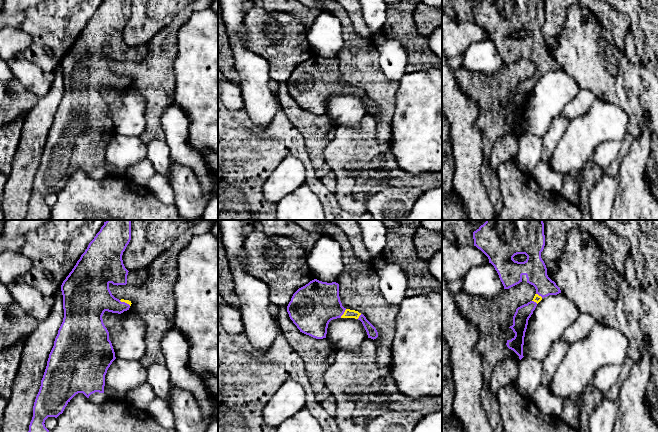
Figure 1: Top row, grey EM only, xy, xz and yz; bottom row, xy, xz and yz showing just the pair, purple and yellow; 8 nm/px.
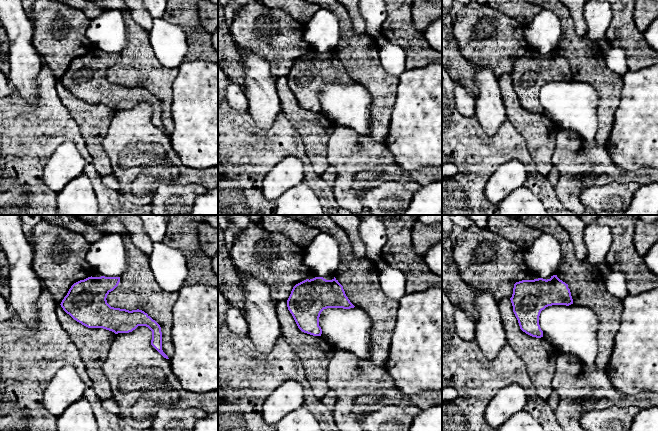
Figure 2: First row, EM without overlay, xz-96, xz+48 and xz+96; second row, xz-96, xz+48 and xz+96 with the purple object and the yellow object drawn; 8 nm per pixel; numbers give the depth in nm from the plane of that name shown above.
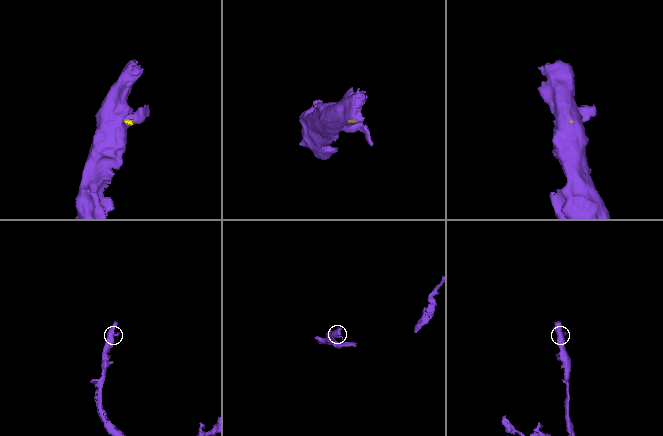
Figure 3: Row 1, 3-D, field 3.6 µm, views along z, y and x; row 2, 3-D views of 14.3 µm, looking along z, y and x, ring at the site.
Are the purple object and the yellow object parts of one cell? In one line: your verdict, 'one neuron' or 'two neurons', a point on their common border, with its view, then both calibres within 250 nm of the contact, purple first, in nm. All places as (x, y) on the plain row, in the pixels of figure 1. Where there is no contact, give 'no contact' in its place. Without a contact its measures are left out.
one neuron | xz (343, 89) | 360/70 nm

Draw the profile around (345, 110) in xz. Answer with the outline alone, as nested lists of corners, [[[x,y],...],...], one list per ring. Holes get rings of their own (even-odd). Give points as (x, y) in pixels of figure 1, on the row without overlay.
[[[337,94],[328,100],[326,115],[335,127],[358,128],[367,114],[367,108],[358,95]]]

